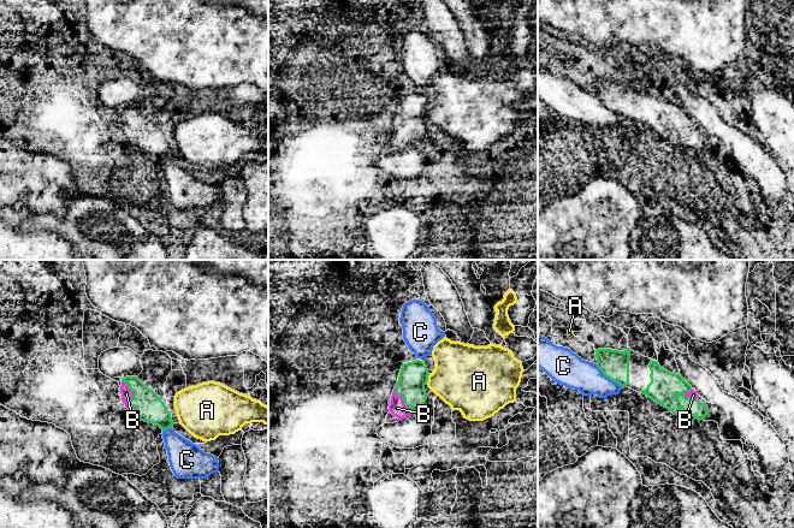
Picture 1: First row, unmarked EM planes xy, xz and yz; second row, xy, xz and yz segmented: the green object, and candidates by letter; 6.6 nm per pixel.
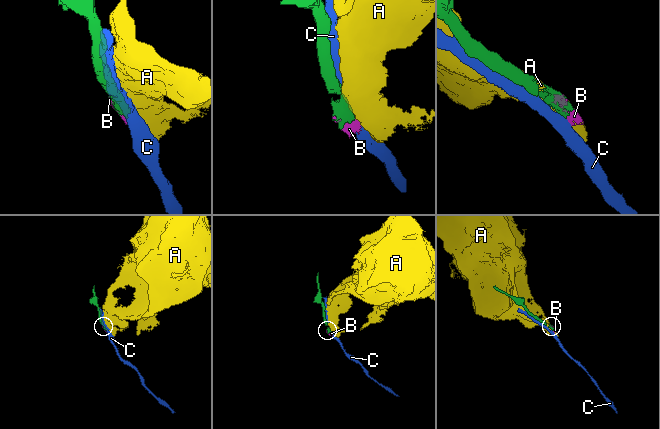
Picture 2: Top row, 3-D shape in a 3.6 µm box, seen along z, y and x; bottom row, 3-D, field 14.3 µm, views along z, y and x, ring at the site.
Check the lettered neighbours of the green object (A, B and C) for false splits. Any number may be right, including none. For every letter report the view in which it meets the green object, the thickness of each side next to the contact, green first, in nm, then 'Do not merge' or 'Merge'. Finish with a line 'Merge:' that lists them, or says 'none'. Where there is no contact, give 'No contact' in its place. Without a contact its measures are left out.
A: Touches green in xz. Thickness 190 nm (green) against 420 nm. Do not merge
B: Touches green in xy. Thickness 190 nm (green) against 80 nm. Merge
C: Touches green in yz. Thickness 190 nm (green) against 220 nm. Do not merge
Merge: B

